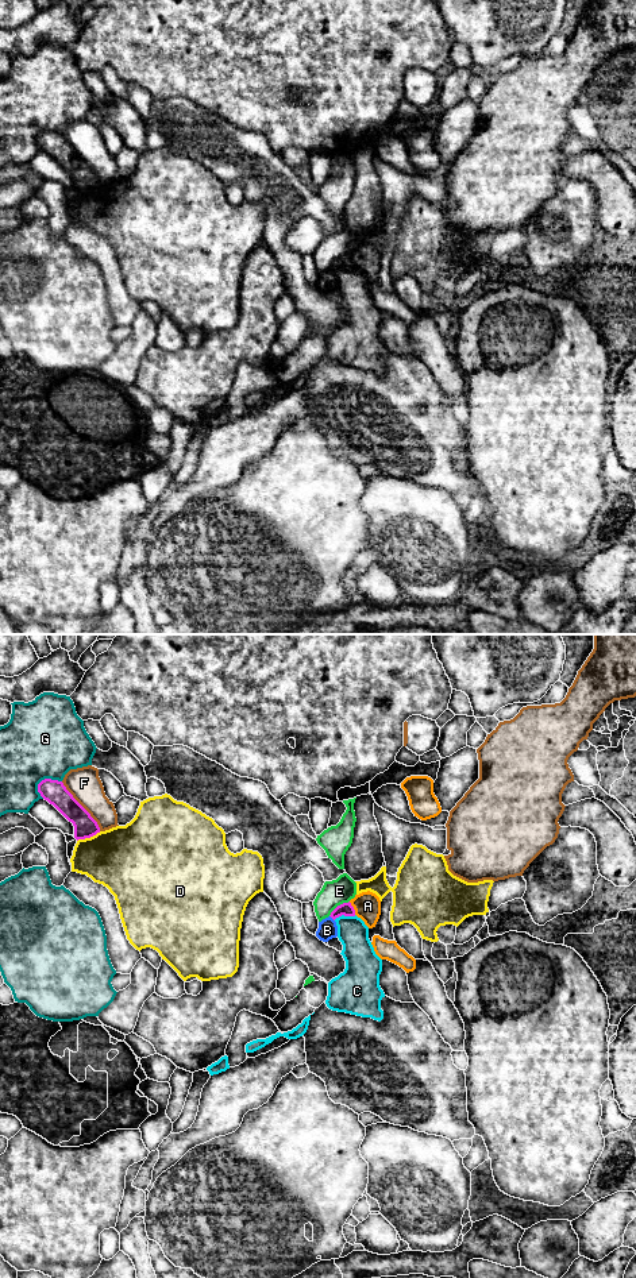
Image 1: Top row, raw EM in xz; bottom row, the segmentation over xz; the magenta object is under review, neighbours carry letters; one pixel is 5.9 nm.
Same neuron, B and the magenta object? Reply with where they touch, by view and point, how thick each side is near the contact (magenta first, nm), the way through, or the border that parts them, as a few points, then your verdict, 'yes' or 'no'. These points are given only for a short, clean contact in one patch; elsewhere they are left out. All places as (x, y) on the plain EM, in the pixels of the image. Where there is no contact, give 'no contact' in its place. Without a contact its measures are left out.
contact xz (331, 269); calibres 80 and 120 nm; border xz (330, 267), (334, 273); no

